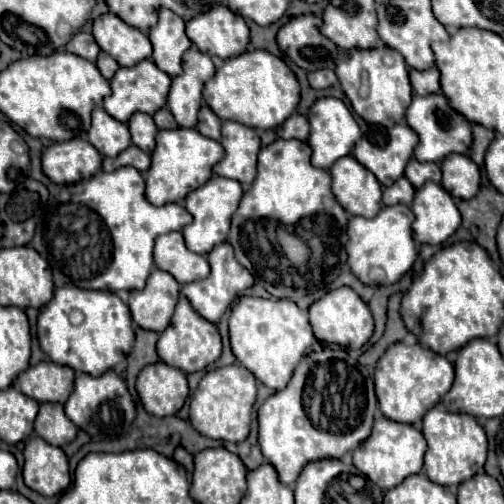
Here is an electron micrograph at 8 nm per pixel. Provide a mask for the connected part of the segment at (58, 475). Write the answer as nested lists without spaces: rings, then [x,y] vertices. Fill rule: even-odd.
[[[32,436],[24,448],[22,476],[28,488],[44,496],[56,496],[70,484],[68,458],[62,448],[50,446],[42,438]]]

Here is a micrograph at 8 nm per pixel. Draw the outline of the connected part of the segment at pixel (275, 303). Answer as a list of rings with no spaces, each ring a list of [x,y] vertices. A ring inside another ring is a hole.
[[[242,296],[236,302],[236,306],[232,308],[228,326],[230,326],[230,346],[232,346],[232,352],[238,358],[238,362],[248,372],[252,372],[258,382],[262,382],[264,386],[268,386],[272,390],[282,390],[290,382],[296,364],[304,358],[306,348],[314,342],[314,334],[312,334],[310,322],[308,322],[308,312],[300,310],[290,300],[264,300],[264,298]]]

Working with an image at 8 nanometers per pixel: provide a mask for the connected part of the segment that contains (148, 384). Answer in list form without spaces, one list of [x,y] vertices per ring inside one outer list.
[[[164,362],[148,364],[136,380],[136,392],[148,414],[158,418],[178,414],[188,396],[186,374]]]

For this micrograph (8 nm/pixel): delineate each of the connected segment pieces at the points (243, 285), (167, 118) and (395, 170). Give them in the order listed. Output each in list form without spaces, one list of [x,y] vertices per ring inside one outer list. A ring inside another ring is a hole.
[[[224,242],[220,246],[216,246],[210,254],[208,254],[208,262],[210,262],[210,276],[204,278],[204,280],[198,280],[198,282],[192,282],[192,284],[184,284],[182,286],[182,294],[188,298],[190,306],[208,322],[212,324],[218,324],[222,314],[228,310],[228,306],[234,302],[234,298],[250,288],[254,284],[254,278],[250,278],[250,272],[238,264],[238,260],[234,258],[234,252],[230,250],[230,244]]]
[[[162,108],[162,110],[158,110],[154,116],[154,122],[156,122],[156,126],[162,130],[162,128],[176,128],[178,124],[174,122],[174,116],[170,114],[170,110],[168,108]]]
[[[396,124],[392,128],[370,126],[368,132],[362,136],[362,140],[354,146],[352,154],[362,166],[366,166],[376,176],[376,180],[382,186],[392,186],[404,174],[404,166],[412,158],[412,150],[416,144],[418,144],[418,136],[414,134],[414,130],[410,130],[410,126],[404,124]]]

